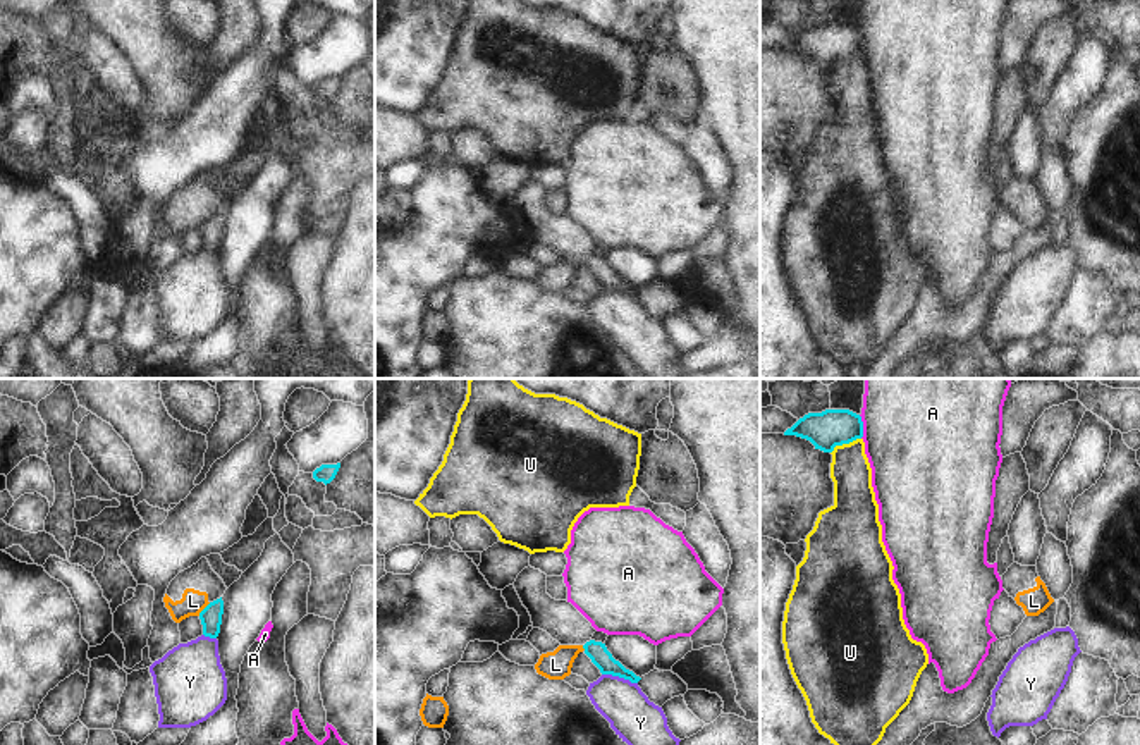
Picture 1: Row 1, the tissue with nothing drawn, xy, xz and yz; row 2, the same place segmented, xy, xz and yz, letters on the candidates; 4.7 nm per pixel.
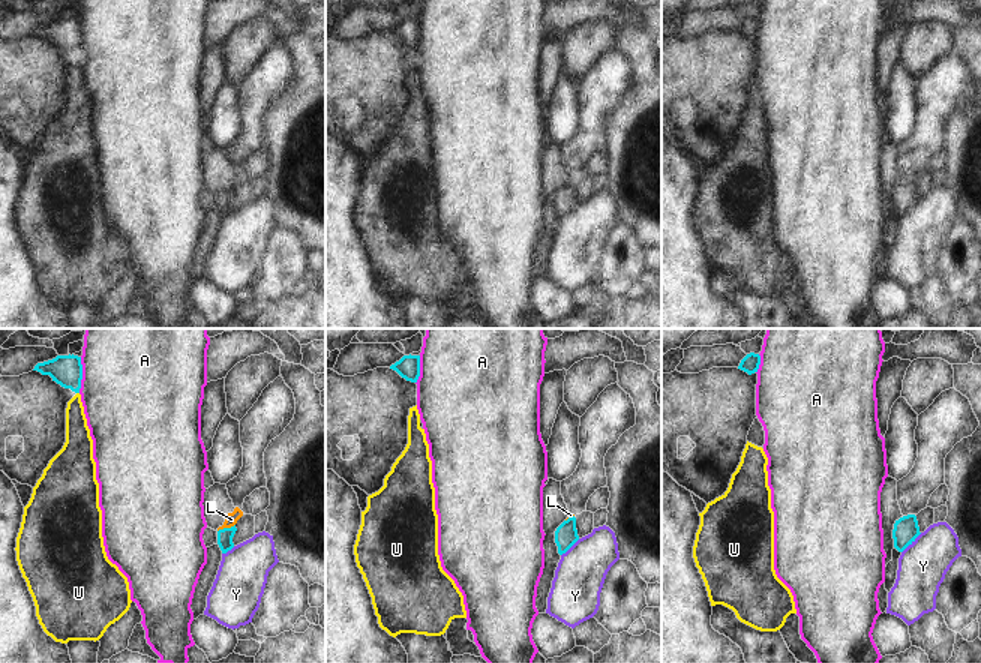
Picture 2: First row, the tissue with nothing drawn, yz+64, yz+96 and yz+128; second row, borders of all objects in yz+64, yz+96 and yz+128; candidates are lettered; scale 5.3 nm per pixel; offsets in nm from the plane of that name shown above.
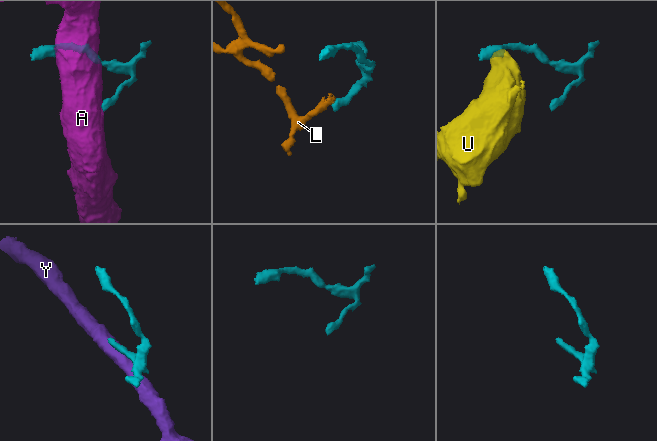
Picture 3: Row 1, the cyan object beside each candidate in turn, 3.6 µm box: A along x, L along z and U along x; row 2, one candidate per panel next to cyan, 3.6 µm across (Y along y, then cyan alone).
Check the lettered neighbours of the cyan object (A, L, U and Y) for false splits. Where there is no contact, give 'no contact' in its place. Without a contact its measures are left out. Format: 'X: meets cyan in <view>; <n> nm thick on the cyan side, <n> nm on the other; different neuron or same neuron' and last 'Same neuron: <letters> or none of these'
A: meets cyan in yz; 180 nm thick on the cyan side, 460 nm on the other; different neuron
L: meets cyan in xy; 100 nm thick on the cyan side, 110 nm on the other; different neuron
U: meets cyan in yz; 180 nm thick on the cyan side, 190 nm on the other; different neuron
Y: meets cyan in xz; 90 nm thick on the cyan side, 220 nm on the other; different neuron
Same neuron: none of these

